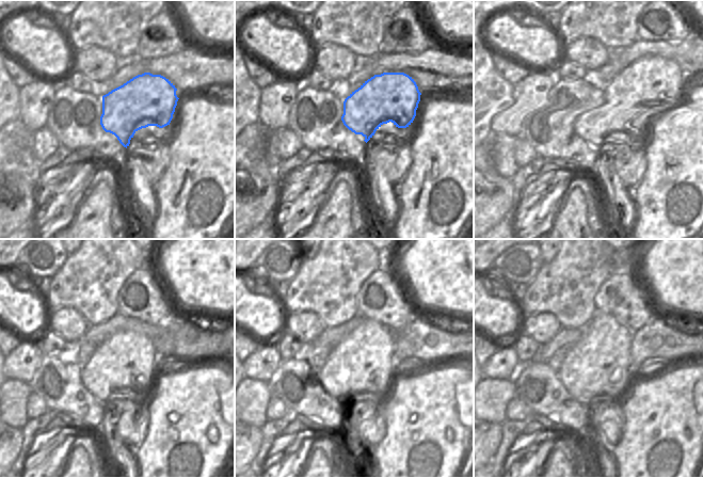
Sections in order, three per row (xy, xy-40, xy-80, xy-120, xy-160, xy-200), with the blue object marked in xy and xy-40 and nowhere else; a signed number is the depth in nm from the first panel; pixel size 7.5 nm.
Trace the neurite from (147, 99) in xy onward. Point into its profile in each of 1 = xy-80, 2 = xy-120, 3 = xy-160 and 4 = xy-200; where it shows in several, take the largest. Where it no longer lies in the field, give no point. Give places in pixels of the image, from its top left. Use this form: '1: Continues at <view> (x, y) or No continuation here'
1: Continues at xy-80 (632, 98)
2: Continues at xy-120 (127, 361)
3: Continues at xy-160 (362, 365)
4: Continues at xy-200 (600, 366)

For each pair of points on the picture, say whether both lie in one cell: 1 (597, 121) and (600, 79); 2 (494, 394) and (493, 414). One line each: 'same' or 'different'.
1: different
2: same

